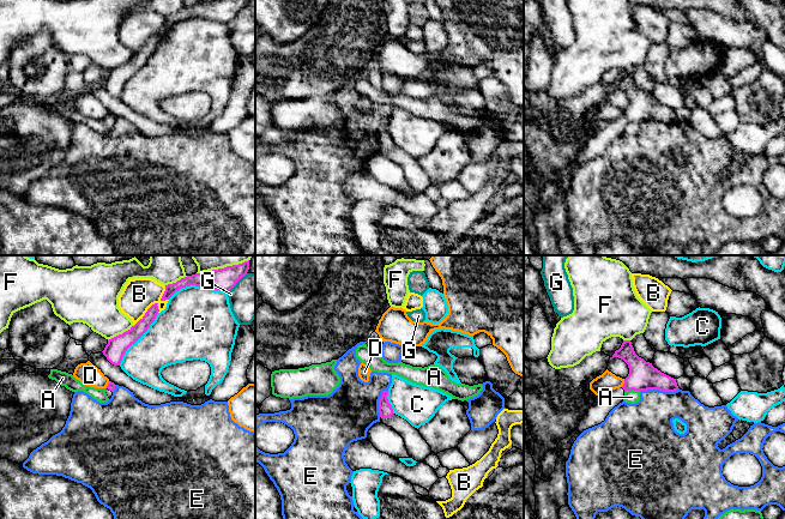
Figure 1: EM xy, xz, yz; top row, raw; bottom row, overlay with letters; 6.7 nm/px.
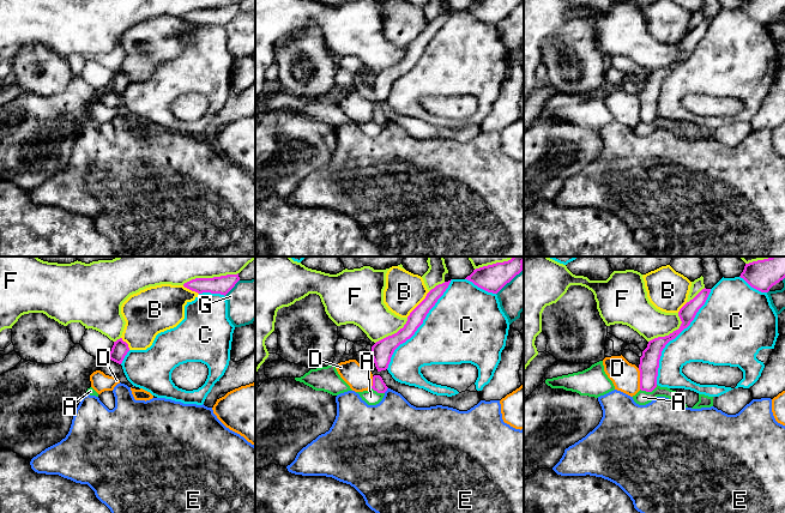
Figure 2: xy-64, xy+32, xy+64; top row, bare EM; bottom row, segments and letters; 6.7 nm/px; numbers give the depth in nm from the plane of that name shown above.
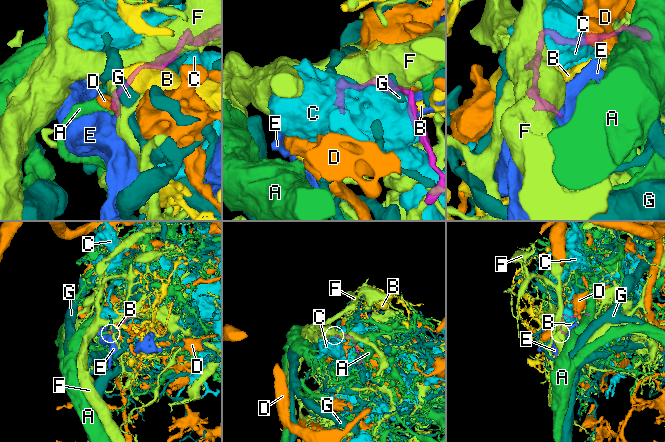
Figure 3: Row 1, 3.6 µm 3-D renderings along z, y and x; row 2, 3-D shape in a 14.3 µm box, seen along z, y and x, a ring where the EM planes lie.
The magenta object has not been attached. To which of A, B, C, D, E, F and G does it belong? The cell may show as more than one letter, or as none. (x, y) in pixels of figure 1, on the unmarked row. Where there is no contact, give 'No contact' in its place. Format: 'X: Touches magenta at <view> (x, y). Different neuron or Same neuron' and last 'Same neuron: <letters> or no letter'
A: Touches magenta at yz (632, 120). Different neuron
B: Touches magenta at xy (145, 44). Different neuron
C: Touches magenta at xy (197, 17). Different neuron
D: Touches magenta at yz (625, 114). Different neuron
E: Touches magenta at yz (659, 121). Different neuron
F: Touches magenta at xy (120, 66). Different neuron
G: Touches magenta at xy (236, 13). Different neuron
Same neuron: no letter

